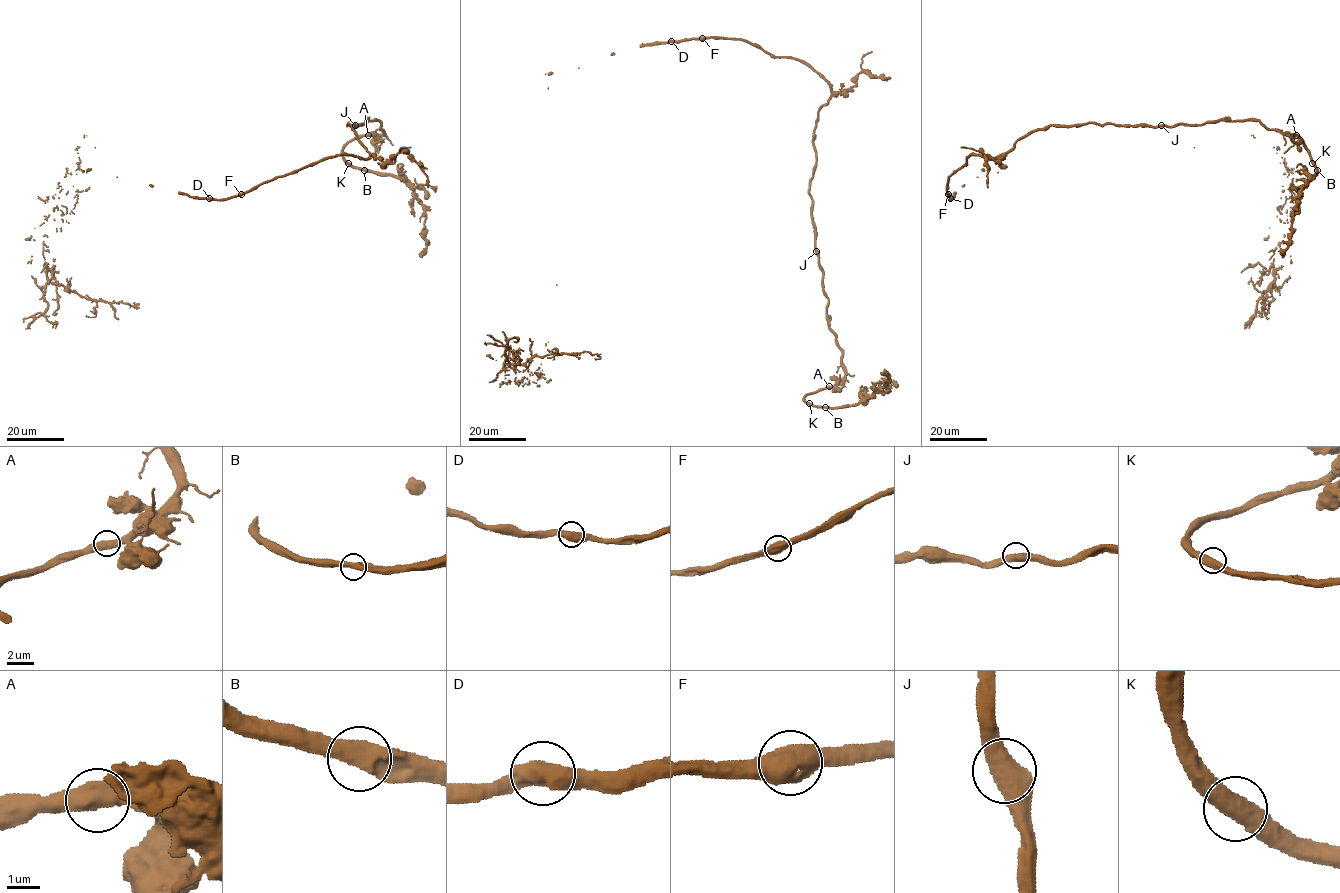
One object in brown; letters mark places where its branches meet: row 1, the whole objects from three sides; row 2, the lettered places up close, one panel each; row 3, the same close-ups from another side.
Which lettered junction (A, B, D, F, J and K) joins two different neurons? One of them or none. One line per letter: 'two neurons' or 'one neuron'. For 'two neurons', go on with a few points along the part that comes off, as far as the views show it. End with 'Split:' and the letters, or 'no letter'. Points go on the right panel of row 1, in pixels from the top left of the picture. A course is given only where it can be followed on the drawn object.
A: one neuron
B: one neuron
D: one neuron
F: one neuron
J: one neuron
K: one neuron
Split: no letter

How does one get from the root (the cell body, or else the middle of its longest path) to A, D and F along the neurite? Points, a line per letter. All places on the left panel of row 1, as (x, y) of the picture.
A: (354, 125), (348, 124), (356, 126), (365, 119), (378, 120), (383, 133), (368, 135)
D: (354, 125), (356, 138), (369, 153), (367, 158), (348, 155), (323, 158), (239, 194), (210, 198)
F: (354, 125), (352, 129), (356, 138), (369, 153), (367, 158), (348, 155), (323, 158), (262, 182), (241, 194)

